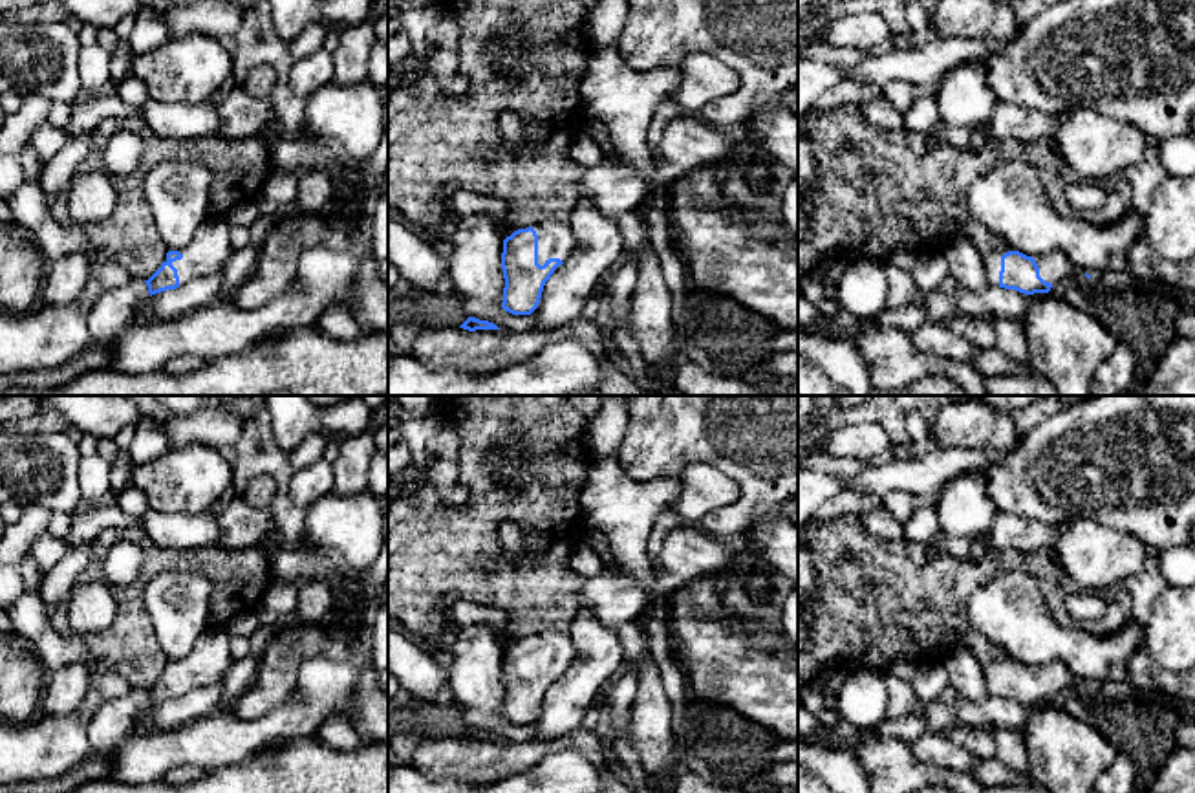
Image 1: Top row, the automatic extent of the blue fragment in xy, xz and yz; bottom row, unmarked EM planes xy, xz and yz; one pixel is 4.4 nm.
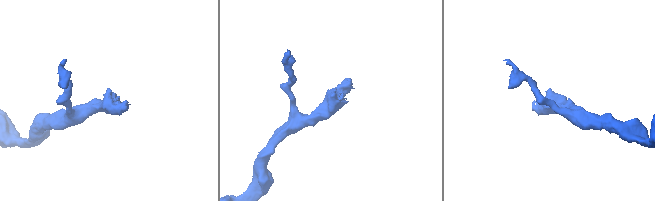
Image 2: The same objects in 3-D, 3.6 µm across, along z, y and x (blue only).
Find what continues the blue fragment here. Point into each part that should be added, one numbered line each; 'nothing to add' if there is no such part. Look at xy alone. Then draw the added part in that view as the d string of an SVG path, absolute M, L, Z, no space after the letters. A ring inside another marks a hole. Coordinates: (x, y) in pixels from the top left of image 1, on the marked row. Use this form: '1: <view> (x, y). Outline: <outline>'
1: xy (209, 249). Outline: M207 218L194 238L178 251L183 258L172 262L172 266L178 269L179 286L220 271L234 253L229 225L223 220Z

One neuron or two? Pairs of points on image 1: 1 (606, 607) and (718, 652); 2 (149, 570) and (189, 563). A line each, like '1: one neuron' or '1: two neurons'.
1: two neurons
2: one neuron

